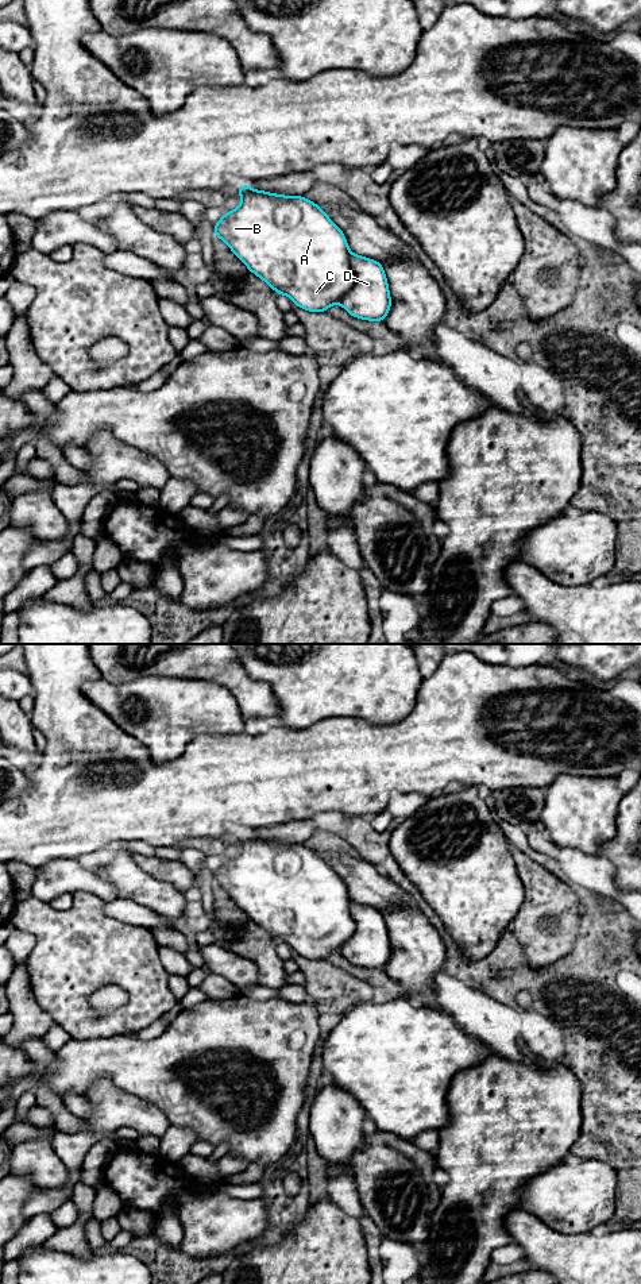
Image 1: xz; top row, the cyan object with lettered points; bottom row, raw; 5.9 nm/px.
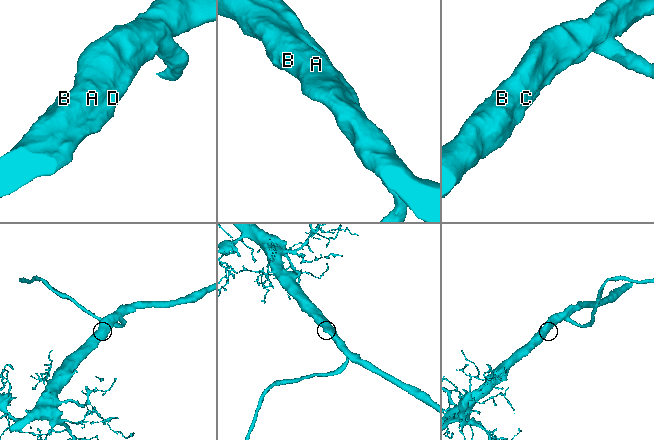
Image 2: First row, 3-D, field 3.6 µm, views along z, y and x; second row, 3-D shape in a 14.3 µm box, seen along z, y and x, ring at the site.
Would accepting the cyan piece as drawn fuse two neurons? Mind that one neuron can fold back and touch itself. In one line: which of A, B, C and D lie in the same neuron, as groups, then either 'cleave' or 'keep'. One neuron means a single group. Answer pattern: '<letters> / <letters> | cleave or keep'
A B C D | keep

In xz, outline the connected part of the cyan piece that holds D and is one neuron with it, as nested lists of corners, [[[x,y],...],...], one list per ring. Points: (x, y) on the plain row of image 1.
[[[250,833],[236,834],[236,838],[240,841],[242,849],[240,853],[224,861],[221,867],[213,874],[215,884],[220,886],[228,895],[232,898],[235,905],[238,905],[251,921],[258,924],[266,932],[269,932],[277,942],[285,942],[291,946],[294,953],[309,959],[309,960],[327,960],[333,952],[340,952],[350,964],[370,968],[370,969],[385,969],[386,964],[391,956],[391,946],[389,940],[389,932],[385,922],[385,918],[381,910],[352,902],[348,897],[347,887],[343,879],[327,864],[320,853],[306,848],[304,844],[282,844],[274,842],[270,840],[262,840],[252,837]]]

